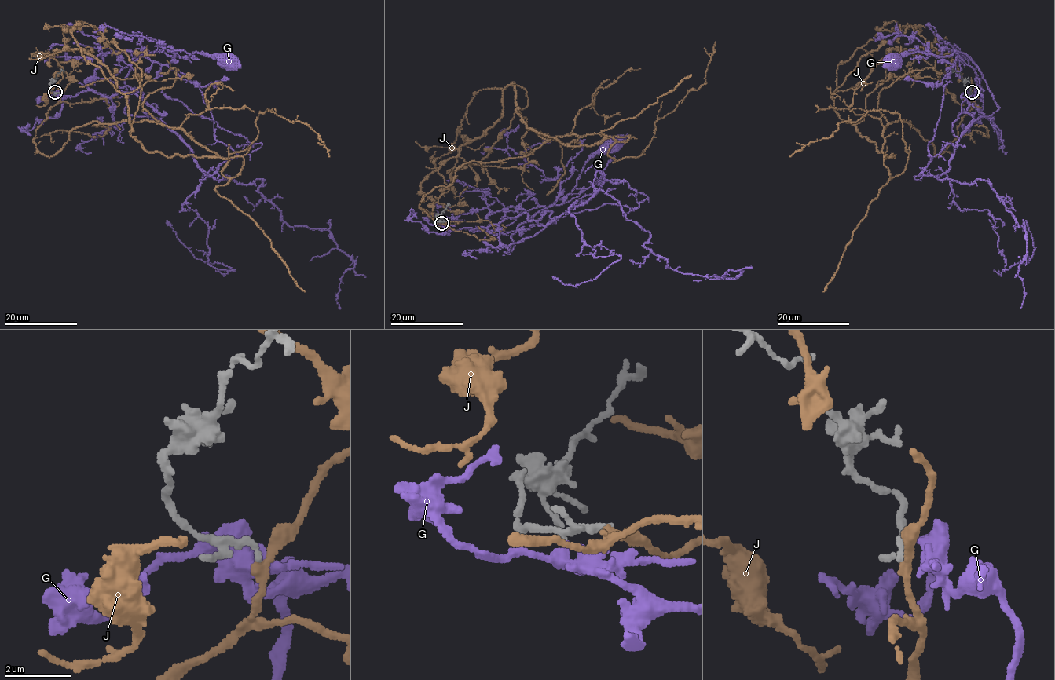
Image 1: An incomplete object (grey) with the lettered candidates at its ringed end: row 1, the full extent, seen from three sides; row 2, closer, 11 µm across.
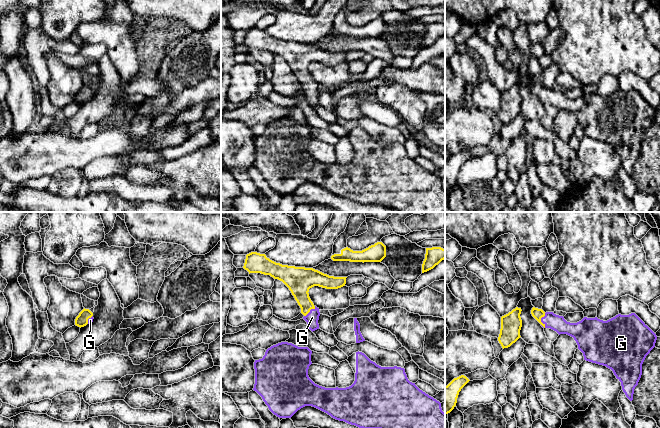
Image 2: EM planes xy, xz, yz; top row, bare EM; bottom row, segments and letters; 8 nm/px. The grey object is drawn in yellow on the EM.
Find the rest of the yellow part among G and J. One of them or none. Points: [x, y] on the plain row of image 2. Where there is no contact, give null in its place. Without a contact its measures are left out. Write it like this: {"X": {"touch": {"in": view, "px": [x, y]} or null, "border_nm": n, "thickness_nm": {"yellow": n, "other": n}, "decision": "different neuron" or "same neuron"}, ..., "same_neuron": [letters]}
{"G": {"touch": {"in": "yz", "px": [540, 96]}, "border_nm": 120, "thickness_nm": {"yellow": 80, "other": 130}, "decision": "same neuron"}, "J": {"touch": null, "decision": "different neuron"}, "same_neuron": ["G"]}

